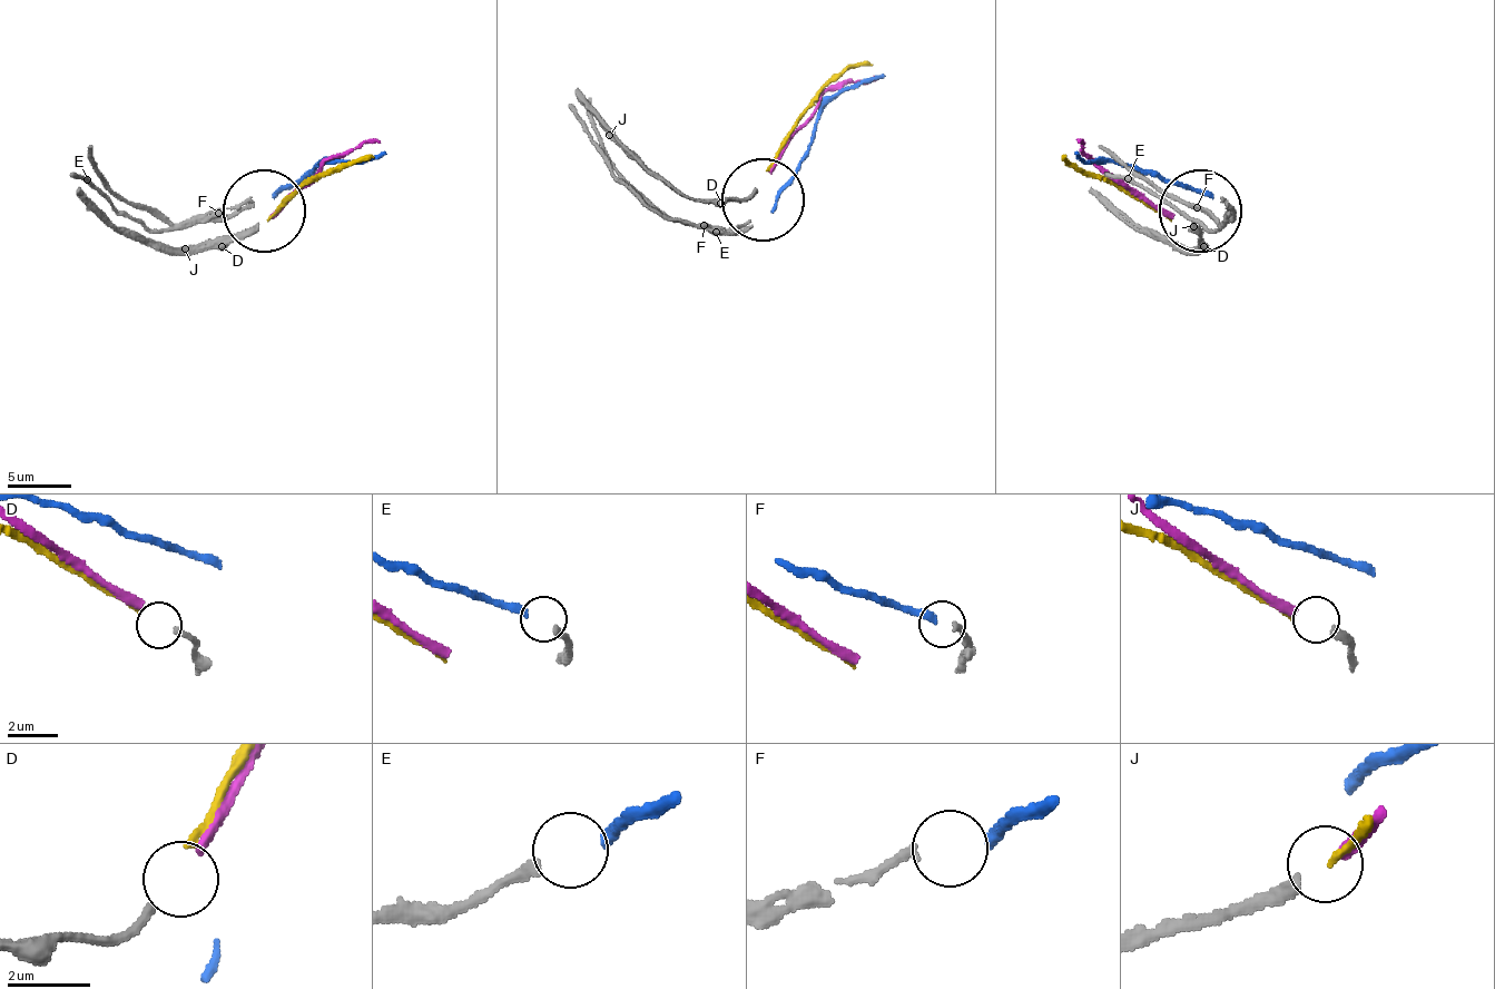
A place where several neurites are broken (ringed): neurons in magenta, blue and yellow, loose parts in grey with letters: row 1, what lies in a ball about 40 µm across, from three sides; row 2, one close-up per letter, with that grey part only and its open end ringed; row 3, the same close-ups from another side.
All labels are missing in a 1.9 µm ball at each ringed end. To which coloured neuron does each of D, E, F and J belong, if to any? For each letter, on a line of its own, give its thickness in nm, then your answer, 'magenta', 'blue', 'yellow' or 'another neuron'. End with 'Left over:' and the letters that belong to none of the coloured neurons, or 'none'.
D: calibre 220 nm; yellow
E: calibre 240 nm; another neuron
F: calibre 190 nm; another neuron
J: calibre 220 nm; magenta
Left over: E, F

